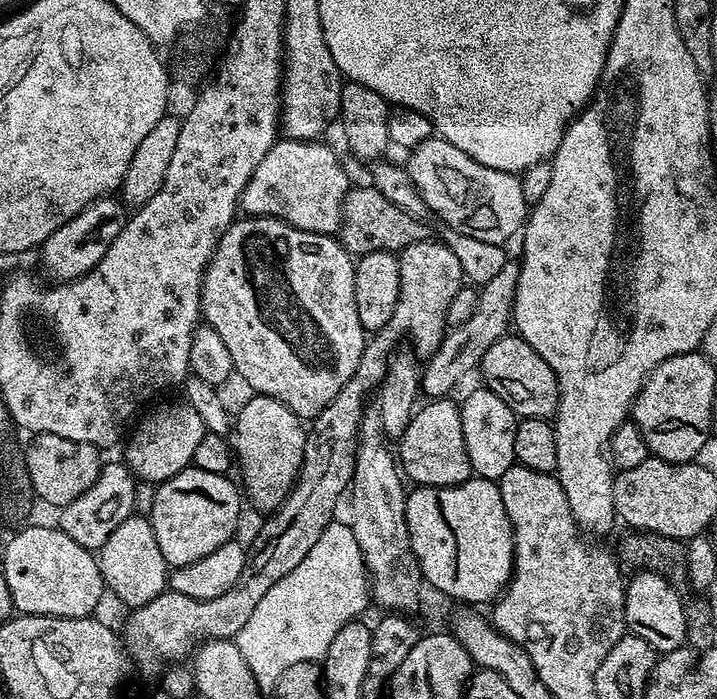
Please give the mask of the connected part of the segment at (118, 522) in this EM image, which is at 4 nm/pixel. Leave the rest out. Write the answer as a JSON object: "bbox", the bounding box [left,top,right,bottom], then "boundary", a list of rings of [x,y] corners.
{"bbox":[58,463,138,550],"boundary":[[[105,463],[100,469],[94,486],[90,486],[90,490],[86,490],[86,494],[78,494],[78,498],[74,498],[74,502],[59,509],[58,526],[66,534],[70,534],[70,538],[74,538],[74,542],[78,542],[78,546],[89,550],[99,550],[106,542],[106,538],[110,538],[110,534],[114,534],[116,527],[122,526],[126,517],[137,511],[136,487],[138,487],[138,481],[132,471],[128,469],[127,463]]]}

